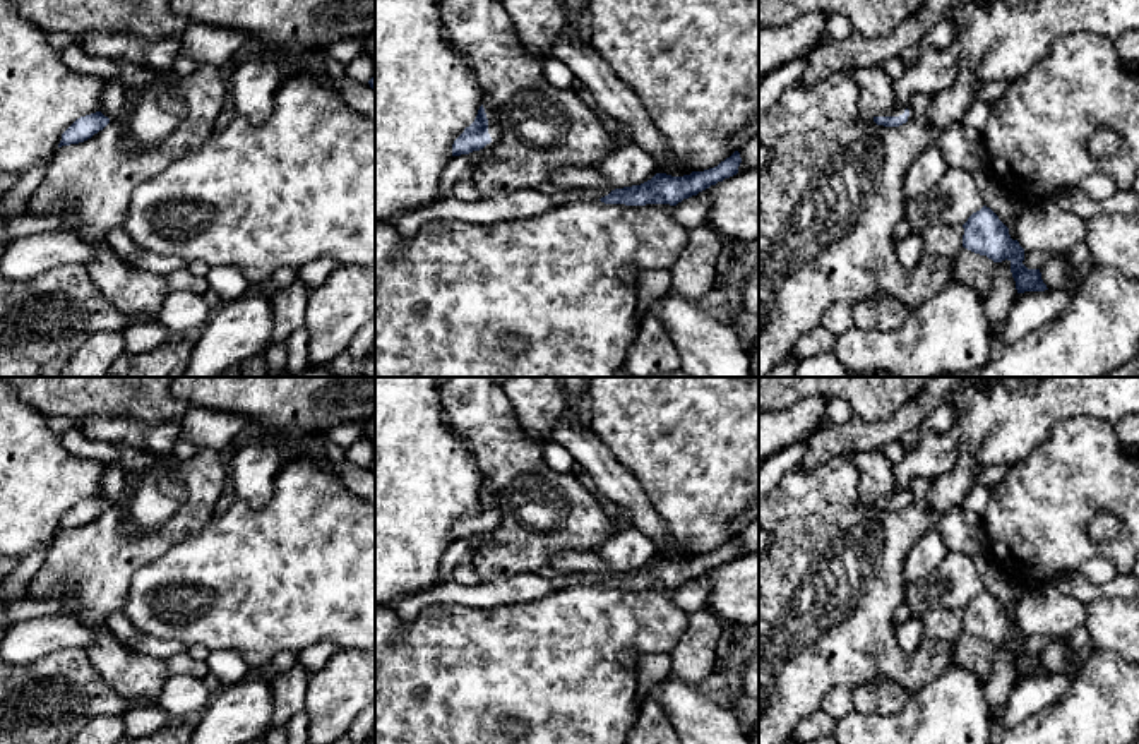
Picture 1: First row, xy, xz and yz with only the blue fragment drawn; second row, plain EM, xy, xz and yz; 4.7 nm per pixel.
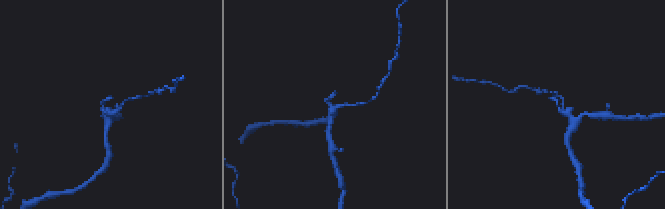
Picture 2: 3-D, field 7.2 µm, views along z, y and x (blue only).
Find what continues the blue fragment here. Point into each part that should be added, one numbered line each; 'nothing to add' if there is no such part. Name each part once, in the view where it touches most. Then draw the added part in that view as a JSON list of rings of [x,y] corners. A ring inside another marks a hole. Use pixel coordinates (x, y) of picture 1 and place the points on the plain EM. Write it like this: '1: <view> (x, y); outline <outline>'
1: xz (494, 513); outline [[[488,483],[483,485],[483,492],[485,492],[485,497],[486,497],[486,502],[488,502],[488,518],[492,521],[492,526],[495,526],[497,523],[500,523],[502,519],[502,513],[493,499],[493,494],[488,487]]]

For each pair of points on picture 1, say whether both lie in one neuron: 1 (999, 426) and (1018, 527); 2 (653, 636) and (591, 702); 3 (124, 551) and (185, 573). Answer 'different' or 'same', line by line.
1: different
2: same
3: different

